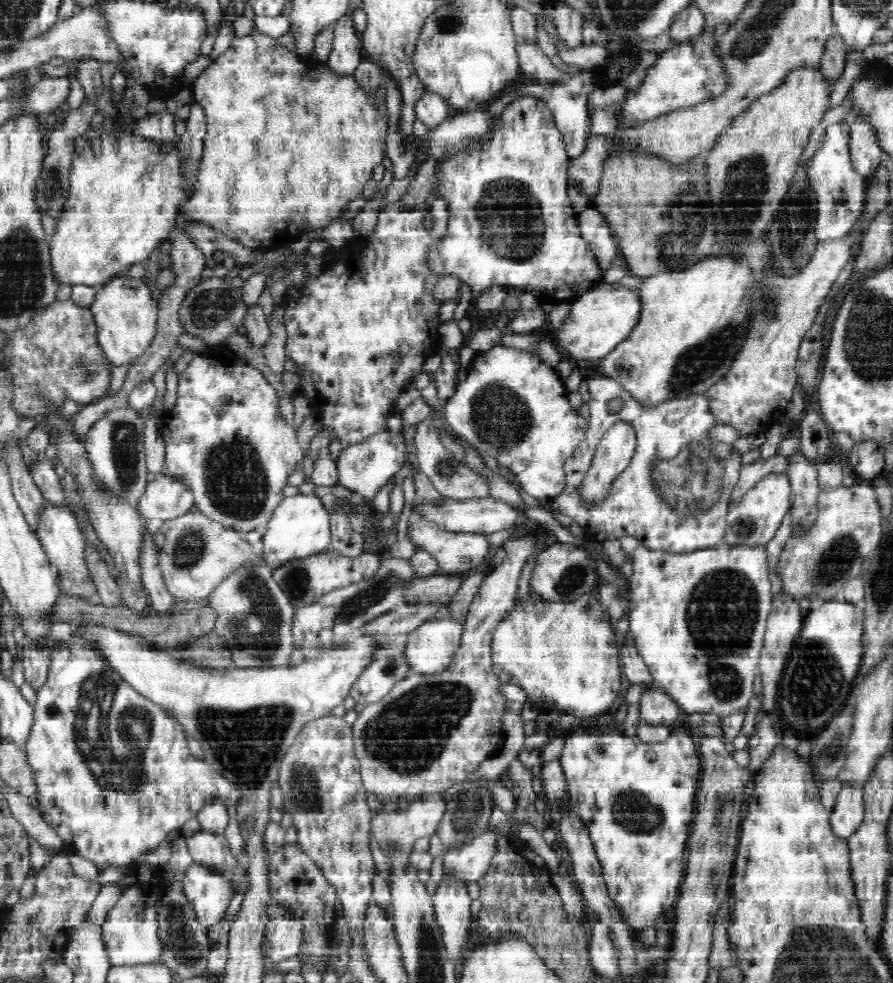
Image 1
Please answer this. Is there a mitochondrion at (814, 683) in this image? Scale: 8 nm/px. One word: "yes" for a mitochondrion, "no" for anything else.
yes

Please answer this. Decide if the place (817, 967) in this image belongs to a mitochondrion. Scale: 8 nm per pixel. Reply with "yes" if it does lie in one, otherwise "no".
yes

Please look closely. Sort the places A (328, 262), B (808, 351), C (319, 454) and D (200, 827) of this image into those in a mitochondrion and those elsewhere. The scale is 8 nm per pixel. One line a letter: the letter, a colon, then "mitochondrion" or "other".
A: other
B: other
C: other
D: other

